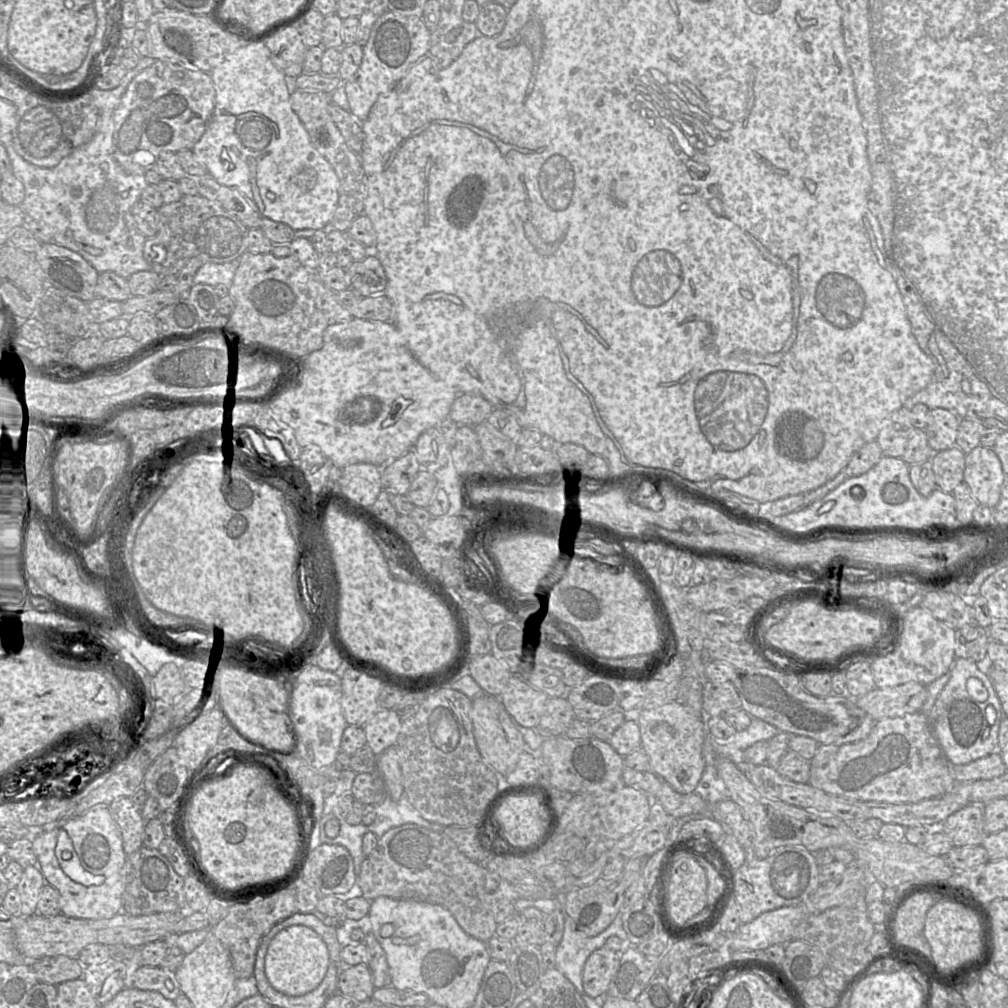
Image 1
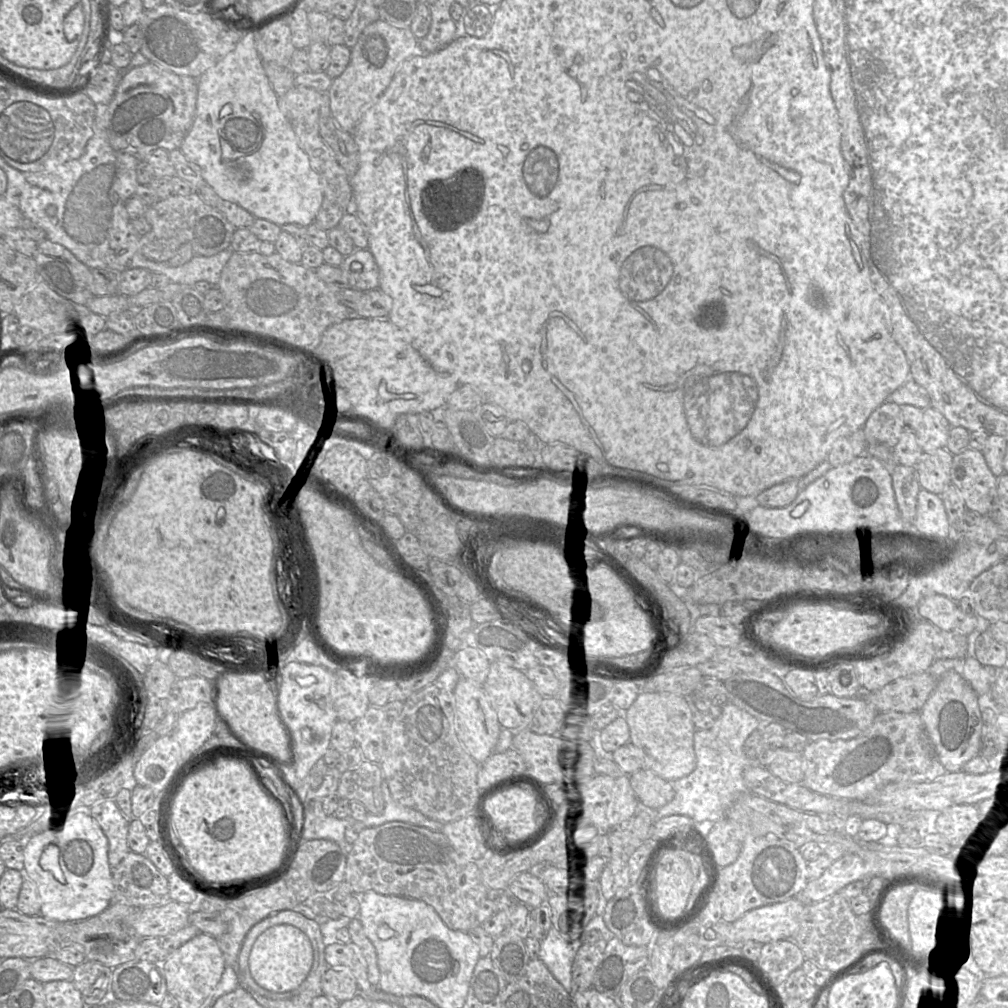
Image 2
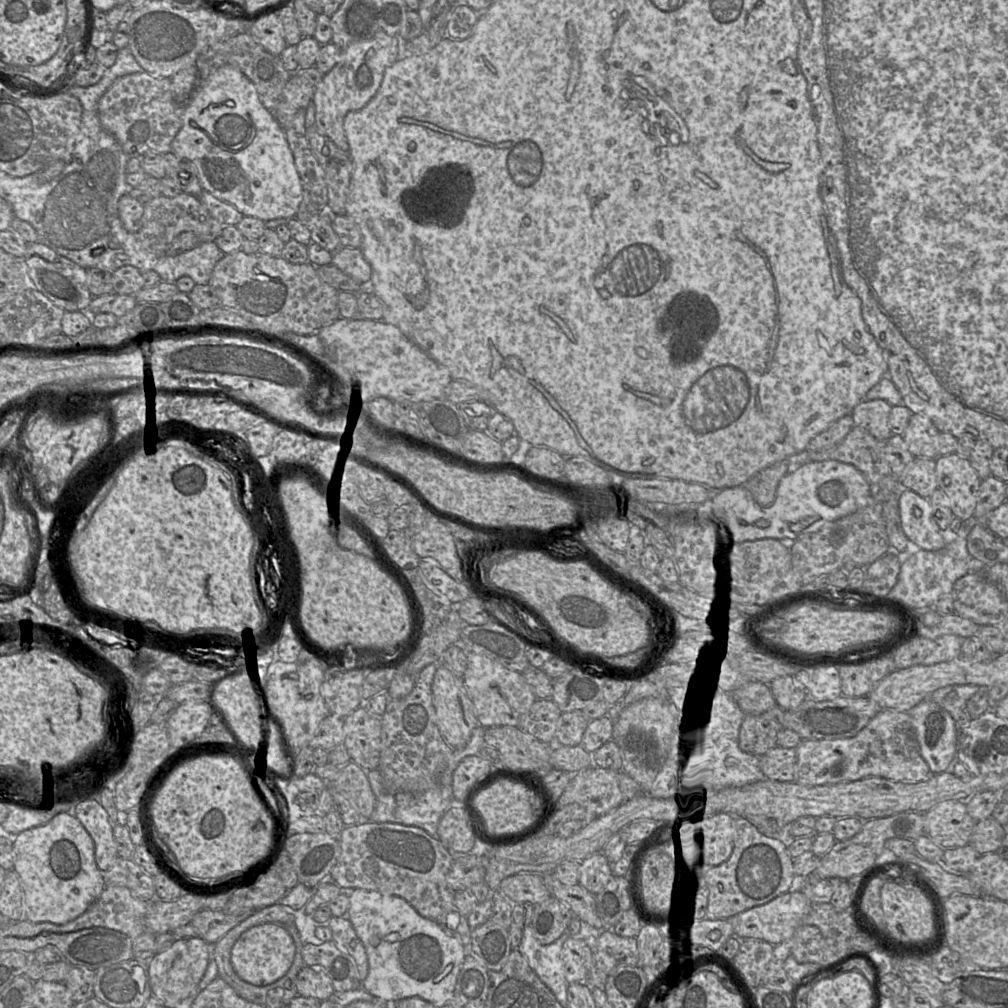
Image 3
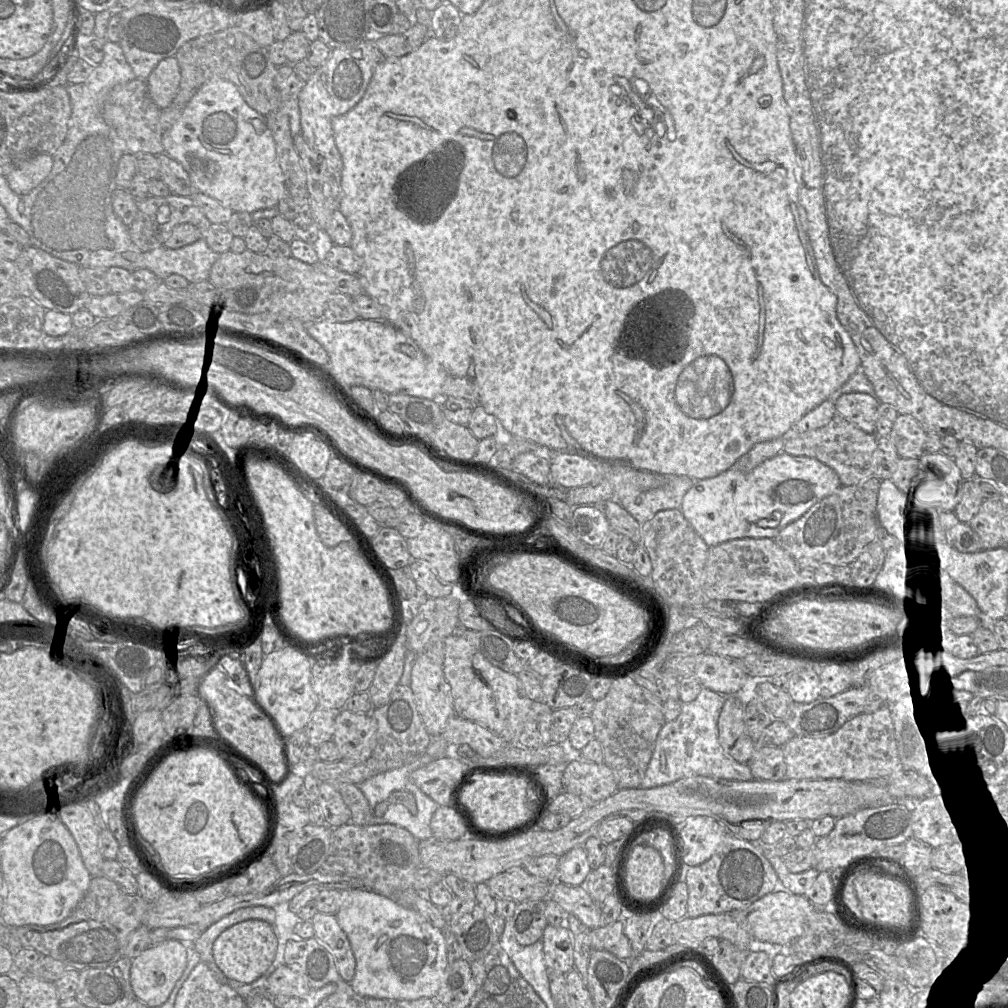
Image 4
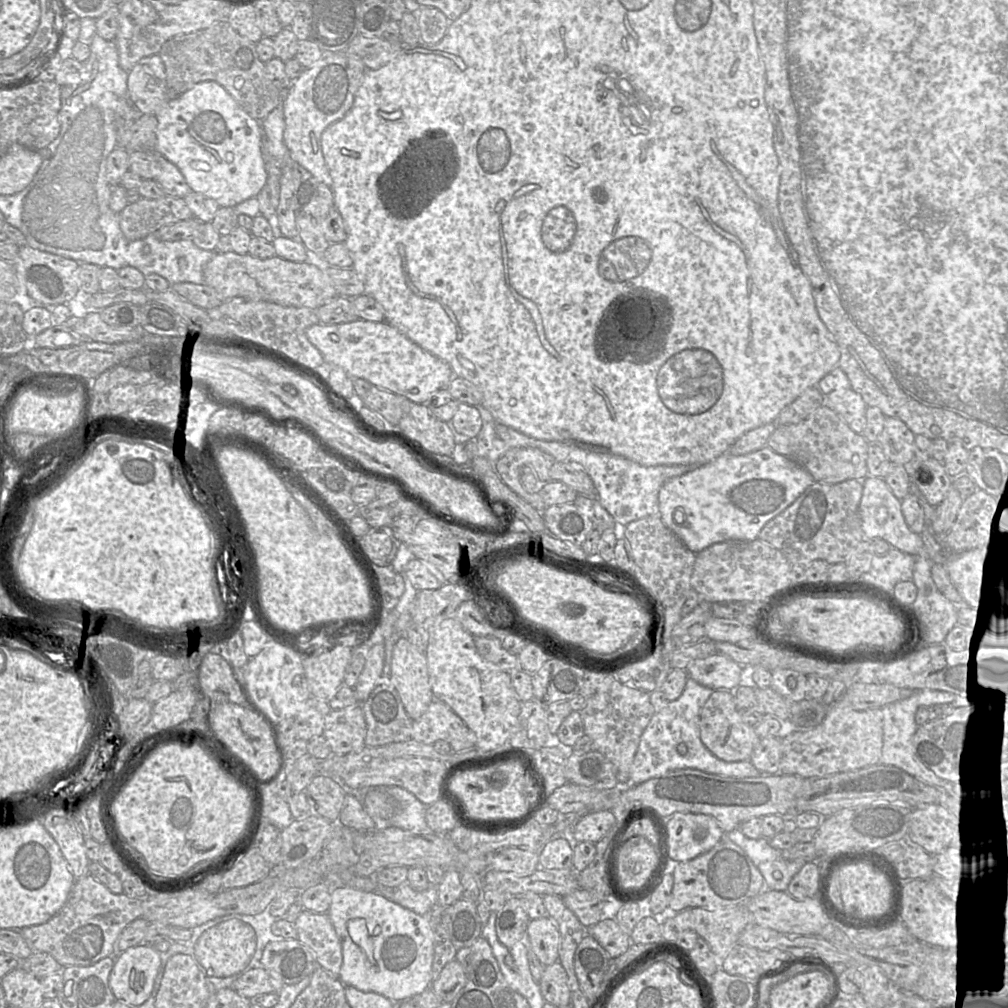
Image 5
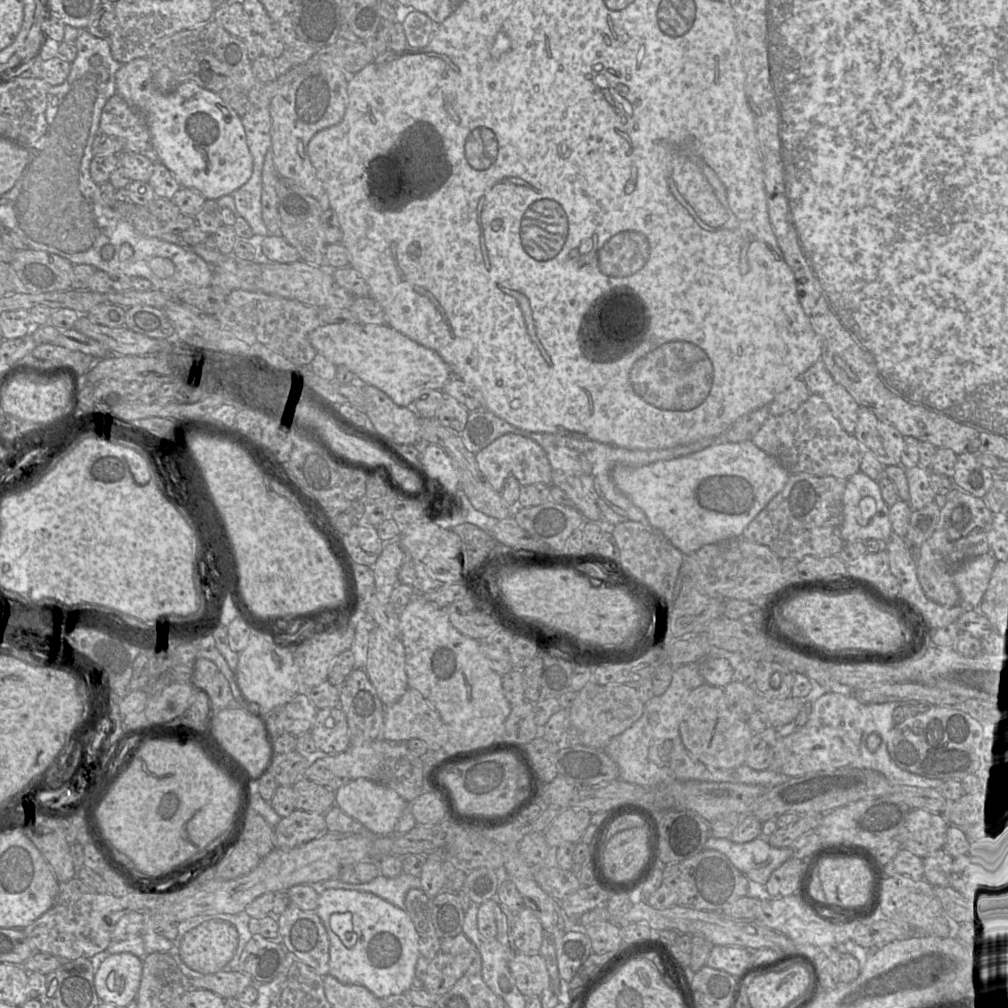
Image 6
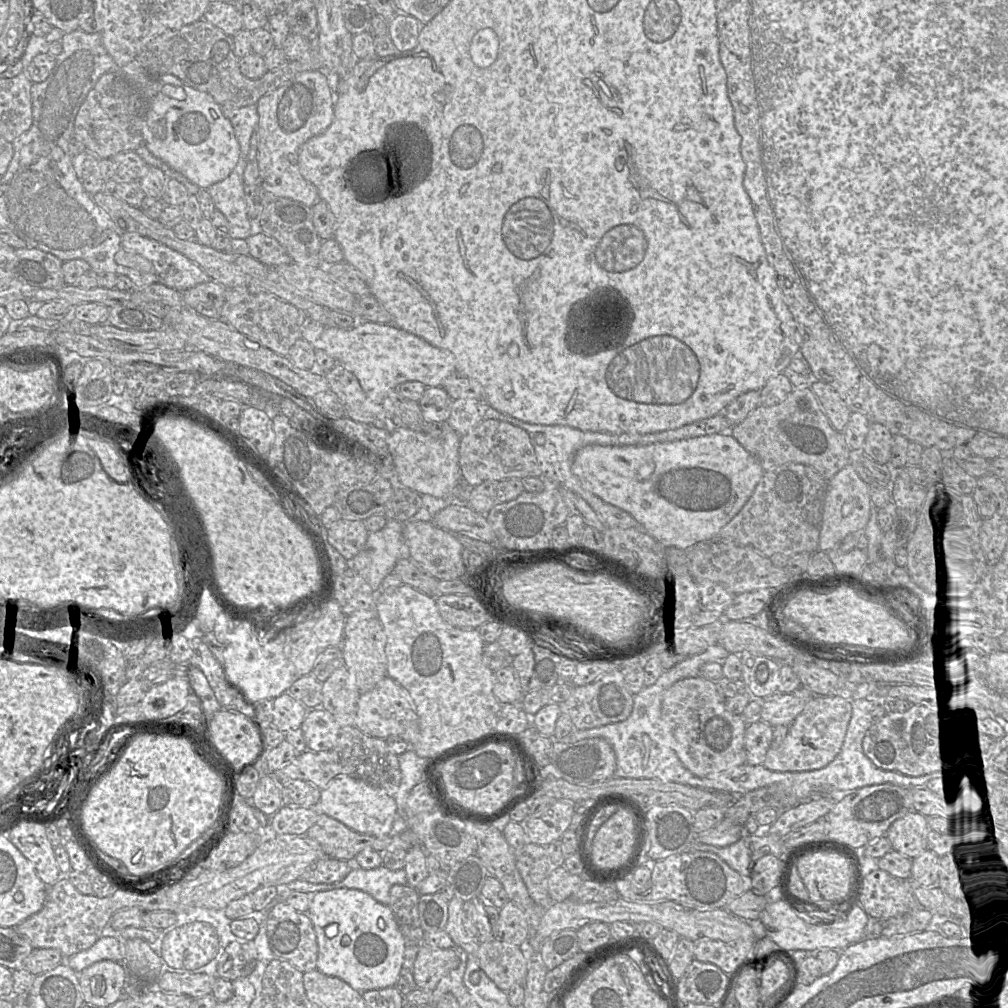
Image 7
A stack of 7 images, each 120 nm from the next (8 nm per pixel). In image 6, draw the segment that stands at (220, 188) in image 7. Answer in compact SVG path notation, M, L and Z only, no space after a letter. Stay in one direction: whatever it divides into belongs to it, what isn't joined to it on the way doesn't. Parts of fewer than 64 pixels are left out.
M253 170L250 179L231 196L234 198L237 216L244 218L251 226L255 241L269 234L262 218L262 170Z

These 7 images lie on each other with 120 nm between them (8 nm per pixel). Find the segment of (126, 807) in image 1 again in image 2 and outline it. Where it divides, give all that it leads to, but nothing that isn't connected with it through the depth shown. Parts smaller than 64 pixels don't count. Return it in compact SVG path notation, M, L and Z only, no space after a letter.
M114 799L97 803L89 813L97 820L108 839L109 865L111 868L116 867L130 852L127 843L130 821L123 816Z

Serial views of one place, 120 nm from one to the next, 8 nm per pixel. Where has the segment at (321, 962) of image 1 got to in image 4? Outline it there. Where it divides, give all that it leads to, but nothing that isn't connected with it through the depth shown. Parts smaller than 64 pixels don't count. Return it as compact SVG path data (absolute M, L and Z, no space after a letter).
M246 920L224 930L214 941L212 953L215 964L228 980L250 984L271 971L276 948L277 939L271 924Z

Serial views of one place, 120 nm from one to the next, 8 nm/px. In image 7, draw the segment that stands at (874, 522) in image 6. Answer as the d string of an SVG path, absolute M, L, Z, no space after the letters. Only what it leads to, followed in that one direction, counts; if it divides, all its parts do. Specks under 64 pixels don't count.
M853 464L846 465L827 483L819 536L819 550L827 552L838 549L847 535L858 530L864 530L872 514L872 507L869 485L860 478Z

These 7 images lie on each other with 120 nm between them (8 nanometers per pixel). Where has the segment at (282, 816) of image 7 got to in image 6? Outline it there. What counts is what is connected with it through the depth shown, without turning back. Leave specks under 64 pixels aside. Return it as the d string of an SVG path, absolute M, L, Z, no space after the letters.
M296 809L273 829L275 847L294 848L321 836L327 826L324 814Z

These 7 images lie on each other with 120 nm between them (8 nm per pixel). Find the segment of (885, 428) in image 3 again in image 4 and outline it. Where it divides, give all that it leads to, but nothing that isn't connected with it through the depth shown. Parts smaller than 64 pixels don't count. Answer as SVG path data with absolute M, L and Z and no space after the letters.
M844 393L835 399L836 414L866 433L875 434L877 408L880 403L875 394Z

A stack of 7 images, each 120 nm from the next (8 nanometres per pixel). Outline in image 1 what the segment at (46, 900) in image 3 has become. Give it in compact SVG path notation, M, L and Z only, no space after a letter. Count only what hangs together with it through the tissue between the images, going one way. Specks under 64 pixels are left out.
M100 806L93 808L103 808L101 810L89 810L84 815L68 820L64 825L54 830L40 834L32 838L33 850L36 854L38 861L38 868L42 872L46 884L53 886L60 895L60 910L61 914L67 917L80 918L80 919L108 919L122 912L122 894L124 890L124 878L123 878L123 867L126 861L126 855L124 859L121 858L121 841L118 838L118 831L116 830L116 822L111 820L107 813L109 806Z

